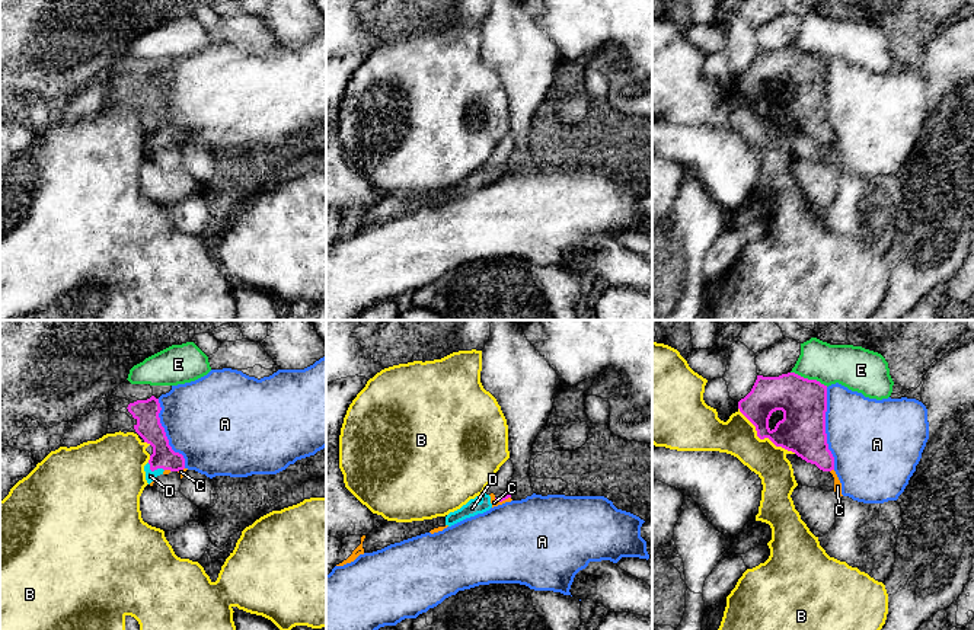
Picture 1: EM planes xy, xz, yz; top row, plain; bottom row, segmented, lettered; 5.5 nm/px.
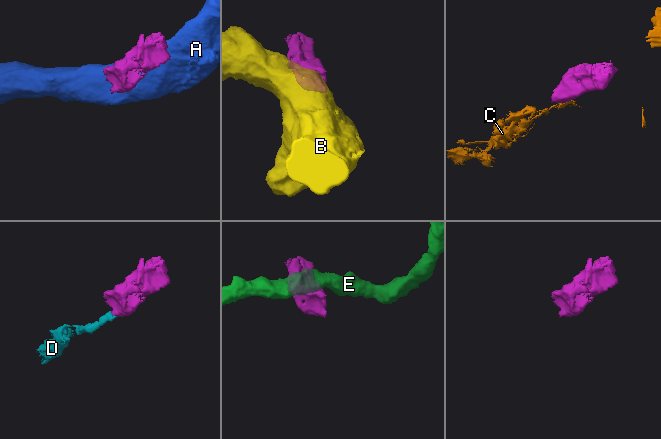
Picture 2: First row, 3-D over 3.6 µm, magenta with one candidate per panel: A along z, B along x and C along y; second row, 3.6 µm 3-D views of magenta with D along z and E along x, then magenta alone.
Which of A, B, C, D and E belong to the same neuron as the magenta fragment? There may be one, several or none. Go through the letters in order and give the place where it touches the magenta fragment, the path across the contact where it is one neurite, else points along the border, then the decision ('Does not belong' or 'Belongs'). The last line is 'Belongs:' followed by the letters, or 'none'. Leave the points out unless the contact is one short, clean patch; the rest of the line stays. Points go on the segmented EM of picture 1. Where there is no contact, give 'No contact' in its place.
A: Touches magenta at yz (824, 428). Does not belong
B: Touches magenta at yz (763, 438). Does not belong
C: Touches magenta at xz (501, 501). Boundary: xz (510, 496), (501, 501), (494, 498). Does not belong
D: Touches magenta at xy (155, 469). Path across: xy (149, 427), (157, 440), (155, 469), (150, 476). Belongs
E: Touches magenta at yz (810, 380). Boundary: yz (791, 371), (816, 379), (827, 386). Does not belong
Belongs: D

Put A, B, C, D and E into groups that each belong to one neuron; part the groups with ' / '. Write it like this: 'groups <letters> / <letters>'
groups A C / B / D / E

